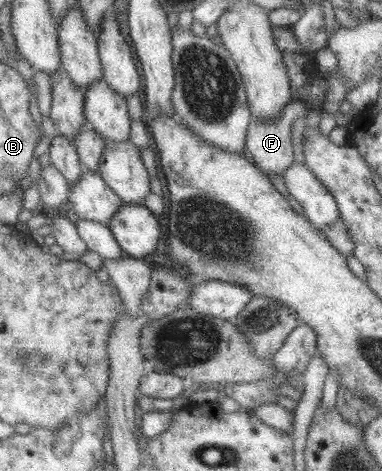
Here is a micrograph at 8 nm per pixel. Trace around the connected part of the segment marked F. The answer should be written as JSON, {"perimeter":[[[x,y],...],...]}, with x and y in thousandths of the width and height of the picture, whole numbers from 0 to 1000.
{"perimeter":[[[764,212],[743,227],[741,242],[730,246],[730,253],[707,253],[704,257],[662,253],[649,282],[647,329],[691,365],[743,372],[746,361],[772,346],[770,261],[783,251],[801,246],[809,229],[812,225],[801,221],[798,212]]]}

